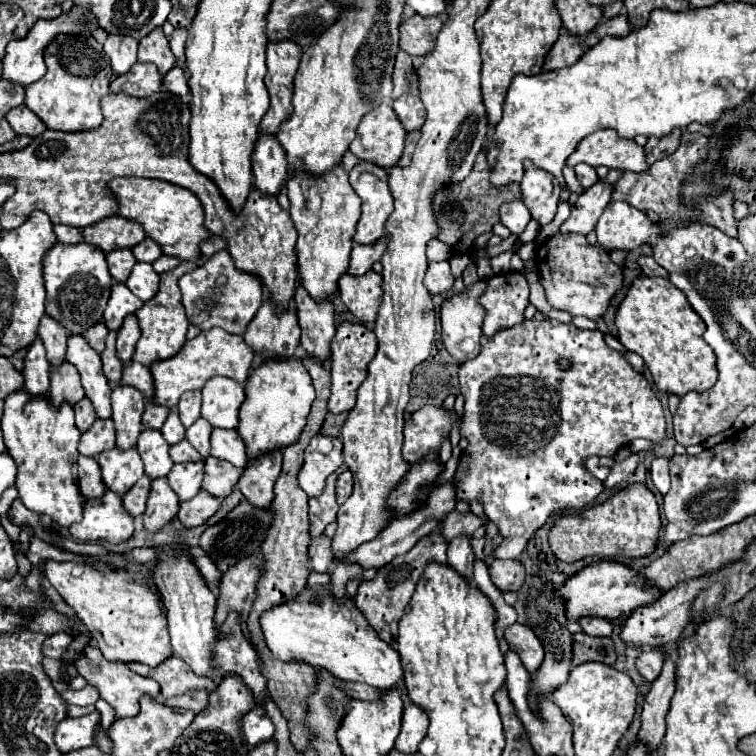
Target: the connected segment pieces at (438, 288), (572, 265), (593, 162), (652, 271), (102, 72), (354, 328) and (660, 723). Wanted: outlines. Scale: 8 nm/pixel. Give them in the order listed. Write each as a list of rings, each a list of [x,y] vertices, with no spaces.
[[[441,261],[441,263],[429,263],[427,267],[427,275],[425,275],[425,285],[427,285],[427,291],[431,295],[435,293],[445,293],[453,287],[453,281],[455,277],[451,275],[451,269],[449,269],[449,263],[447,261]]]
[[[557,233],[541,243],[537,249],[537,267],[547,301],[555,309],[571,315],[583,315],[593,321],[607,311],[611,299],[623,287],[623,271],[611,261],[609,253],[599,245],[589,245],[585,235],[577,233]]]
[[[603,129],[603,133],[591,133],[585,137],[575,153],[567,159],[567,165],[575,167],[577,163],[587,163],[591,167],[605,165],[609,169],[625,169],[625,171],[645,171],[649,165],[645,163],[643,147],[635,141],[623,141],[611,129]]]
[[[639,257],[639,265],[647,277],[663,277],[667,279],[667,271],[653,261],[653,257]]]
[[[61,35],[45,49],[45,65],[47,73],[39,81],[25,87],[25,105],[31,111],[25,105],[19,105],[5,117],[11,123],[13,131],[17,135],[39,137],[47,131],[47,127],[71,133],[97,129],[103,123],[99,101],[109,93],[109,83],[113,77],[109,57],[103,51],[101,43],[97,43],[93,37]]]
[[[341,323],[337,327],[337,333],[331,341],[331,397],[329,397],[329,411],[331,413],[343,413],[351,411],[355,405],[357,389],[363,383],[363,377],[367,377],[367,365],[371,357],[375,357],[375,333],[371,333],[369,327],[361,323]]]
[[[667,655],[661,675],[651,683],[651,691],[645,697],[643,713],[641,713],[641,731],[639,737],[657,751],[661,747],[663,735],[665,735],[665,717],[669,709],[669,701],[675,693],[675,663],[673,657]]]

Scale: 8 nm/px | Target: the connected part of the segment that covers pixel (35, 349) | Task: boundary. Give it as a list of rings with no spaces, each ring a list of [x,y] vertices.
[[[39,337],[29,345],[23,365],[25,365],[23,367],[25,389],[31,395],[47,395],[47,391],[49,391],[49,361],[45,357],[43,341],[39,341]]]

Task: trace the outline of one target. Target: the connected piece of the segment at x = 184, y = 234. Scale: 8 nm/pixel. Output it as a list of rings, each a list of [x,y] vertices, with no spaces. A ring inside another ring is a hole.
[[[119,177],[109,187],[119,201],[119,215],[139,221],[147,237],[155,239],[165,255],[177,255],[185,261],[191,261],[191,255],[193,259],[201,257],[201,243],[209,241],[211,233],[203,225],[203,207],[189,189],[143,177]]]

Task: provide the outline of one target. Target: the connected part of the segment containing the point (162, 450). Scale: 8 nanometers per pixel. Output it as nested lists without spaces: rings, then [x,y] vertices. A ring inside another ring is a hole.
[[[145,429],[145,431],[139,435],[137,451],[139,451],[141,459],[143,459],[145,475],[147,475],[149,479],[165,477],[165,475],[171,471],[173,461],[171,461],[171,457],[169,457],[169,445],[167,445],[167,441],[163,439],[161,431]]]

